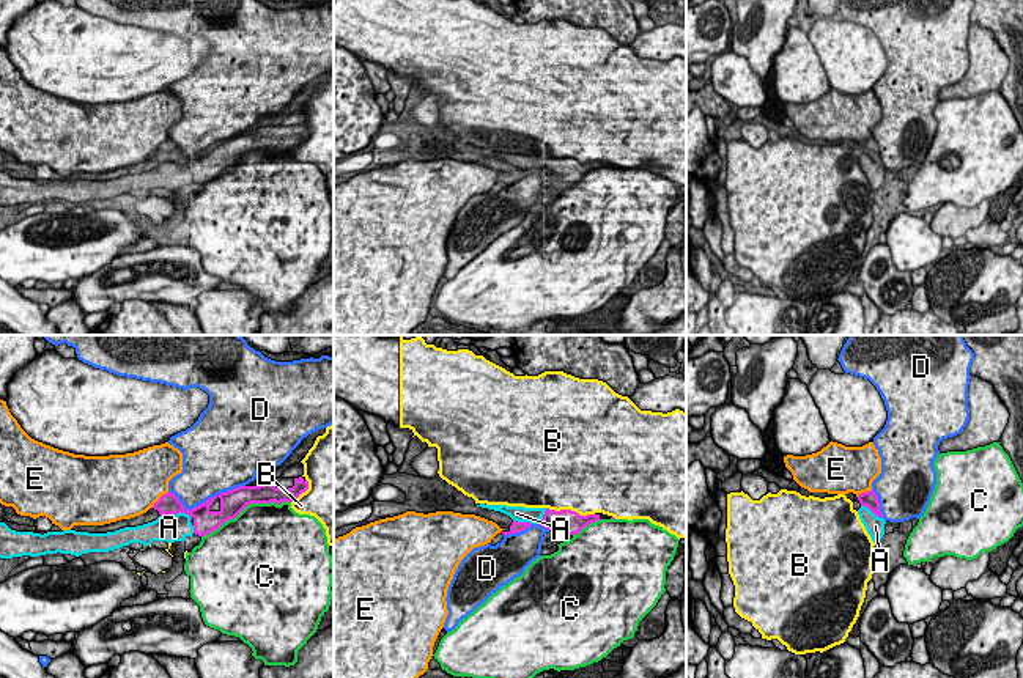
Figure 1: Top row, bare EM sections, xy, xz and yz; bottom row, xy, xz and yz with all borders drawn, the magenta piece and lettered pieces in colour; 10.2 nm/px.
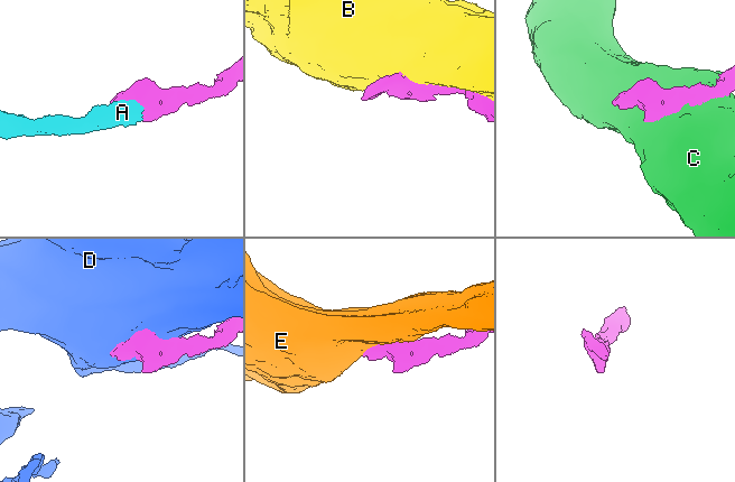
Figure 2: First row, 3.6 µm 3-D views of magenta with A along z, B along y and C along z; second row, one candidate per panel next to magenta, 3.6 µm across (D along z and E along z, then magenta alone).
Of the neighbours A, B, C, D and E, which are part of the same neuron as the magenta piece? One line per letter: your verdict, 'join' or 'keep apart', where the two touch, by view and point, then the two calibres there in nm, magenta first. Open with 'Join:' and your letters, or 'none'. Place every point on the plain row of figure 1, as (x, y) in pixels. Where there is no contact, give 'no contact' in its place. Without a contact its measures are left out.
Join: A
A: join | xy (177, 161) | 220/280 nm
B: keep apart | xz (570, 158) | 260/500 nm
C: keep apart | xy (246, 153) | 260/480 nm
D: keep apart | xy (206, 148) | 240/440 nm
E: keep apart | xy (159, 147) | 220/480 nm

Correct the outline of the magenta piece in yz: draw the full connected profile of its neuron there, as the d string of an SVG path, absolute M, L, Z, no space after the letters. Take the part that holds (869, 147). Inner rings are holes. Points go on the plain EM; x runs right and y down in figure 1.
M867 138L858 143L861 156L858 157L859 167L864 171L872 189L877 190L885 182L883 162L880 159L878 143L873 138Z

